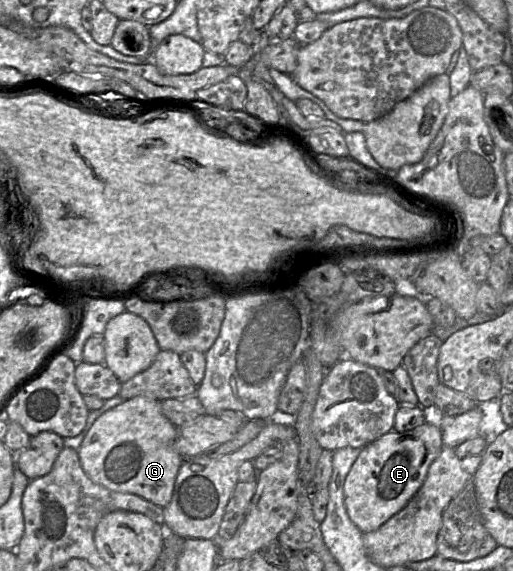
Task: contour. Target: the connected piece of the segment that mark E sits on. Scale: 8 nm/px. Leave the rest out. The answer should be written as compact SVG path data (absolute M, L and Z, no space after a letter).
M426 422L406 432L392 430L361 449L344 481L344 504L350 520L363 534L377 530L406 506L443 446L439 426Z

